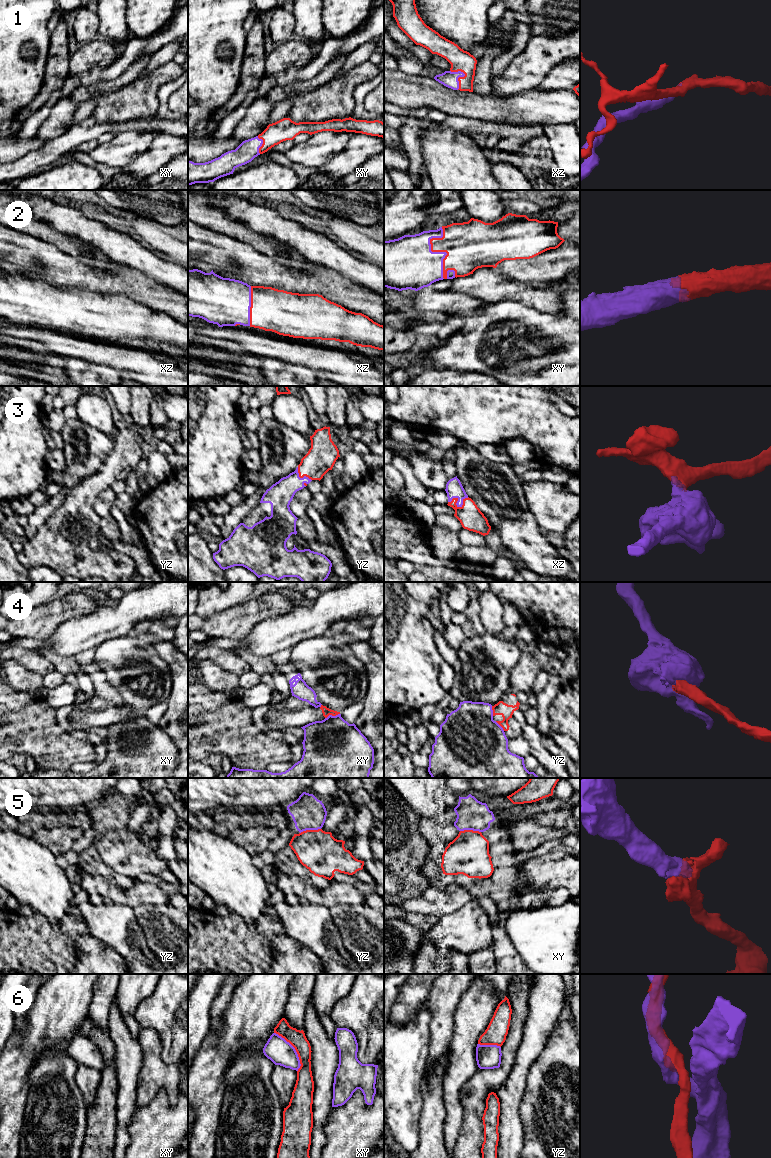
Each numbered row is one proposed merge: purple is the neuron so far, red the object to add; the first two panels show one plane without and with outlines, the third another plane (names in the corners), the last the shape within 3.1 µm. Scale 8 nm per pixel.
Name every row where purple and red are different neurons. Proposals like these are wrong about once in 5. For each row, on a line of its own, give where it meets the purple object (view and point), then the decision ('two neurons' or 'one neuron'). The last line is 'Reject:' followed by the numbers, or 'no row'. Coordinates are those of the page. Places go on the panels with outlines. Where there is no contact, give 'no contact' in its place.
1: contact xz (463, 76); one neuron
2: contact xy (436, 252); one neuron
3: contact xz (456, 504); one neuron
4: contact xy (331, 715); two neurons
5: contact yz (310, 829); two neurons
6: contact xy (295, 1050); two neurons
Reject: 4, 5, 6

